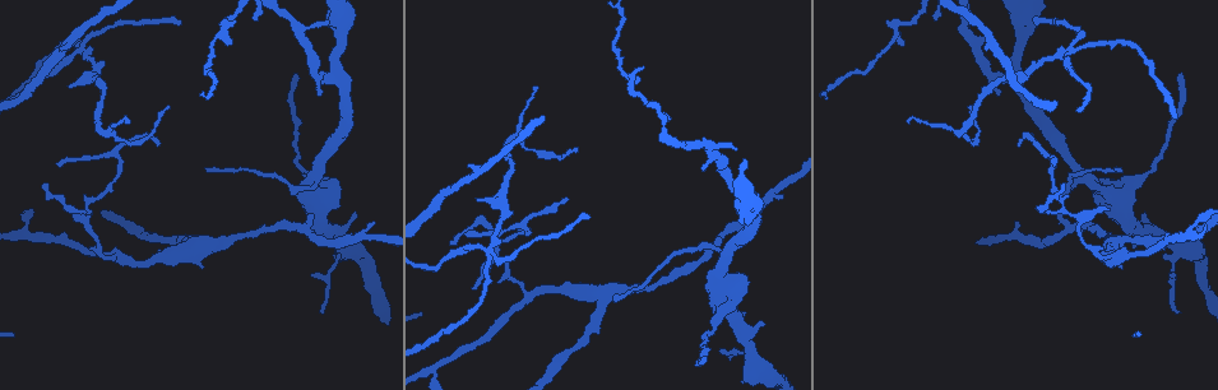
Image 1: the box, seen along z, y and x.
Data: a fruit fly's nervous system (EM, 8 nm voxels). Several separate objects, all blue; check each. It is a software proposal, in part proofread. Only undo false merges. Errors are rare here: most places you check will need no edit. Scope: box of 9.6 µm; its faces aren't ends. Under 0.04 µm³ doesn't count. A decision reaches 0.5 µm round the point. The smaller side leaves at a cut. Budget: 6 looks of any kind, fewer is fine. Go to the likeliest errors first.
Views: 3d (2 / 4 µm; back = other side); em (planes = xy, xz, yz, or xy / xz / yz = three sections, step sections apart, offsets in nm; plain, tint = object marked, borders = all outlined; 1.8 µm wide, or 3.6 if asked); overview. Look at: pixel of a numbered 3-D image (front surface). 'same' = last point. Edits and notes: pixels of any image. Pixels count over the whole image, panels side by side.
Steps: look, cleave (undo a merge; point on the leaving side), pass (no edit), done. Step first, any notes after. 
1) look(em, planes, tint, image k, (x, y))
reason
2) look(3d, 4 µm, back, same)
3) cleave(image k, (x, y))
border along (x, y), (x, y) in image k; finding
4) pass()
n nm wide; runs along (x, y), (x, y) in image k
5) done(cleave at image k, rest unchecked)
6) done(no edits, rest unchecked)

look(em, xy, step 8, tint, image 1, (81, 52))
side arm on a straight run

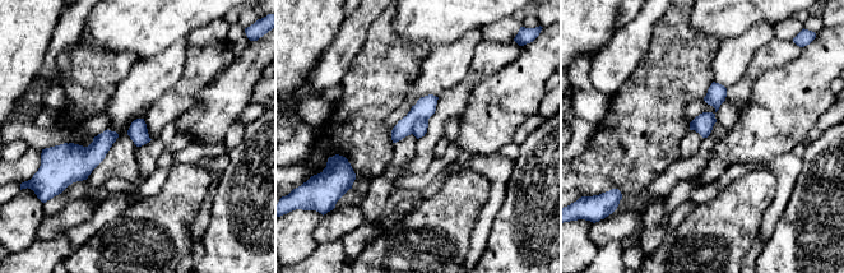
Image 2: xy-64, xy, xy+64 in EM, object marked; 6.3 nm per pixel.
look(em, planes, borders, same)
another direction

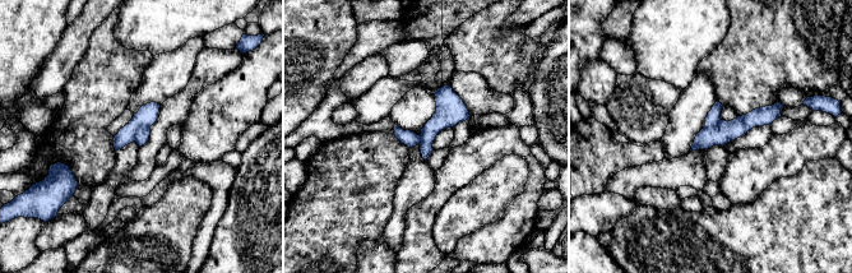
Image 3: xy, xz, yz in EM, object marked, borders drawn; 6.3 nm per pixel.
cleave(image 3, (142, 137))
the part that leaves runs along (778, 106), (707, 137), (695, 147) in image 3; a second neuron is stuck on

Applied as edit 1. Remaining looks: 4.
look(em, 3.6 µm, planes, borders, image 1, (321, 194))
two arms in line, one across

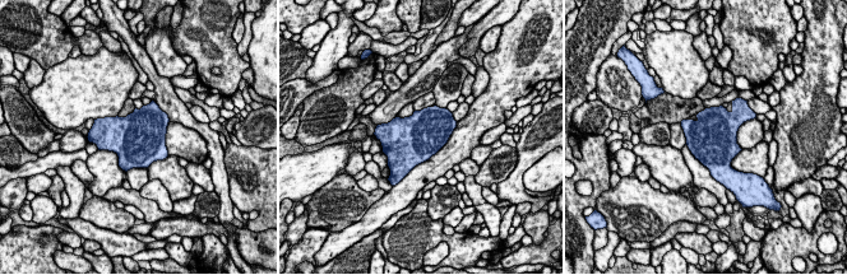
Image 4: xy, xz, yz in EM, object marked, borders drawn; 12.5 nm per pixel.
pass()
all the same neuron

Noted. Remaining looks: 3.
look(3d, 4 µm, image 1, (231, 236))
sudden change in width

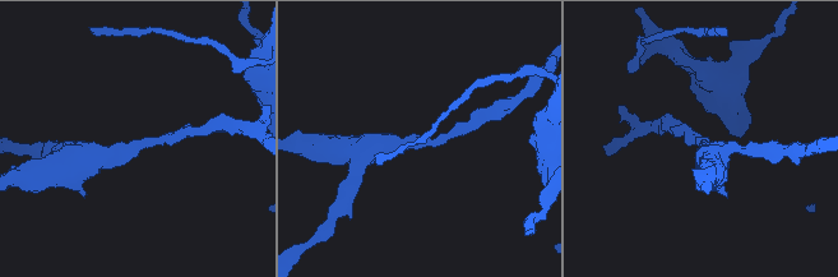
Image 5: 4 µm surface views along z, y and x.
look(em, xz, step 8, borders, image 5, (419, 147))
arms of 180, 440 nm; need the tissue

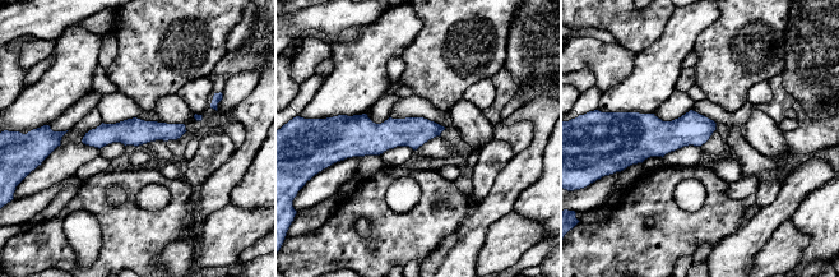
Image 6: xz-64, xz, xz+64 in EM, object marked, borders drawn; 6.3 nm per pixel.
pass()
runs along (182, 128), (107, 133), (86, 141) in image 6; one neuron here

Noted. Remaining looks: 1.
done(cleave at image 3, rest unchecked)

